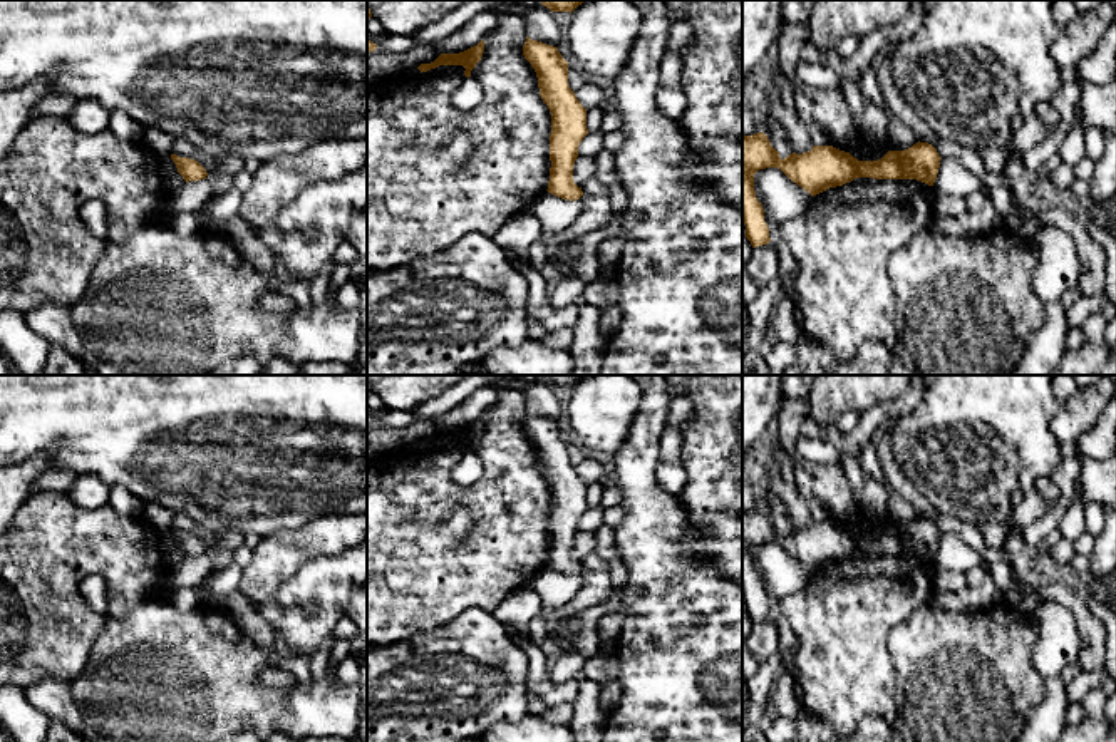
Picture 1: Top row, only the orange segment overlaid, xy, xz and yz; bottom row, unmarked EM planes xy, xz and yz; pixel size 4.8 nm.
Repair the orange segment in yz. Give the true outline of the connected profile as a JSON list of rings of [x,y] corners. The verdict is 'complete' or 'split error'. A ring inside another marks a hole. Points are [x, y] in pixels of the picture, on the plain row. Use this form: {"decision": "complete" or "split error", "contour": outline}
{"decision": "complete", "contour": [[[764,508],[742,511],[742,595],[746,613],[752,623],[771,616],[764,585],[754,566],[754,549],[759,544],[778,543],[793,558],[816,571],[856,553],[917,554],[933,561],[940,534],[932,519],[920,516],[905,526],[888,526],[878,536],[858,536],[850,528],[833,521],[813,521],[808,528],[793,528],[781,534]]]}

